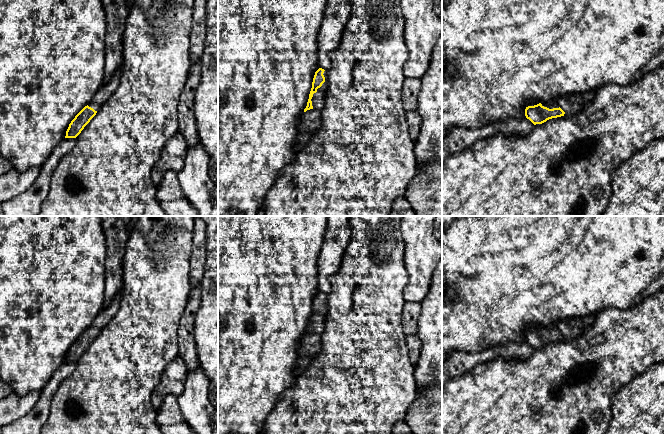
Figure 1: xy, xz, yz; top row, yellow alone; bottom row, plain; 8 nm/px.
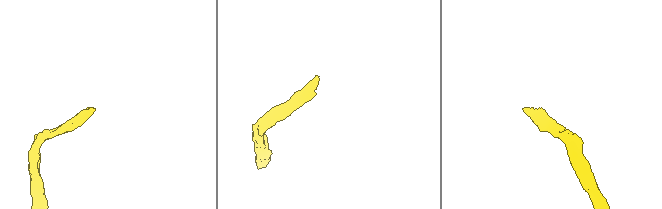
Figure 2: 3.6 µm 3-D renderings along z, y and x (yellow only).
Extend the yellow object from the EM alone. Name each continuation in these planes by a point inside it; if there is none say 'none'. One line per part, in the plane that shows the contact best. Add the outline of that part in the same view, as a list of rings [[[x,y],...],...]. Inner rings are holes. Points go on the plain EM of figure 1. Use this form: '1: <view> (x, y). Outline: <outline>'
1: xz (318, 323). Outline: [[[324,295],[323,299],[325,301],[325,306],[320,312],[317,313],[317,316],[313,318],[313,321],[311,323],[313,333],[317,334],[321,334],[323,332],[326,321],[328,296]]]

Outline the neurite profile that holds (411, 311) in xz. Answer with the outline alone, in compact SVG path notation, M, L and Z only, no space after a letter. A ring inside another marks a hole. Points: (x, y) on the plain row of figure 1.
M406 302L402 311L402 328L406 336L414 335L418 330L418 319L421 313L420 303Z

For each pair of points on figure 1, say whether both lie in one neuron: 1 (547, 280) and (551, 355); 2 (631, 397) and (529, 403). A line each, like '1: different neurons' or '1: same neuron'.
1: different neurons
2: different neurons

